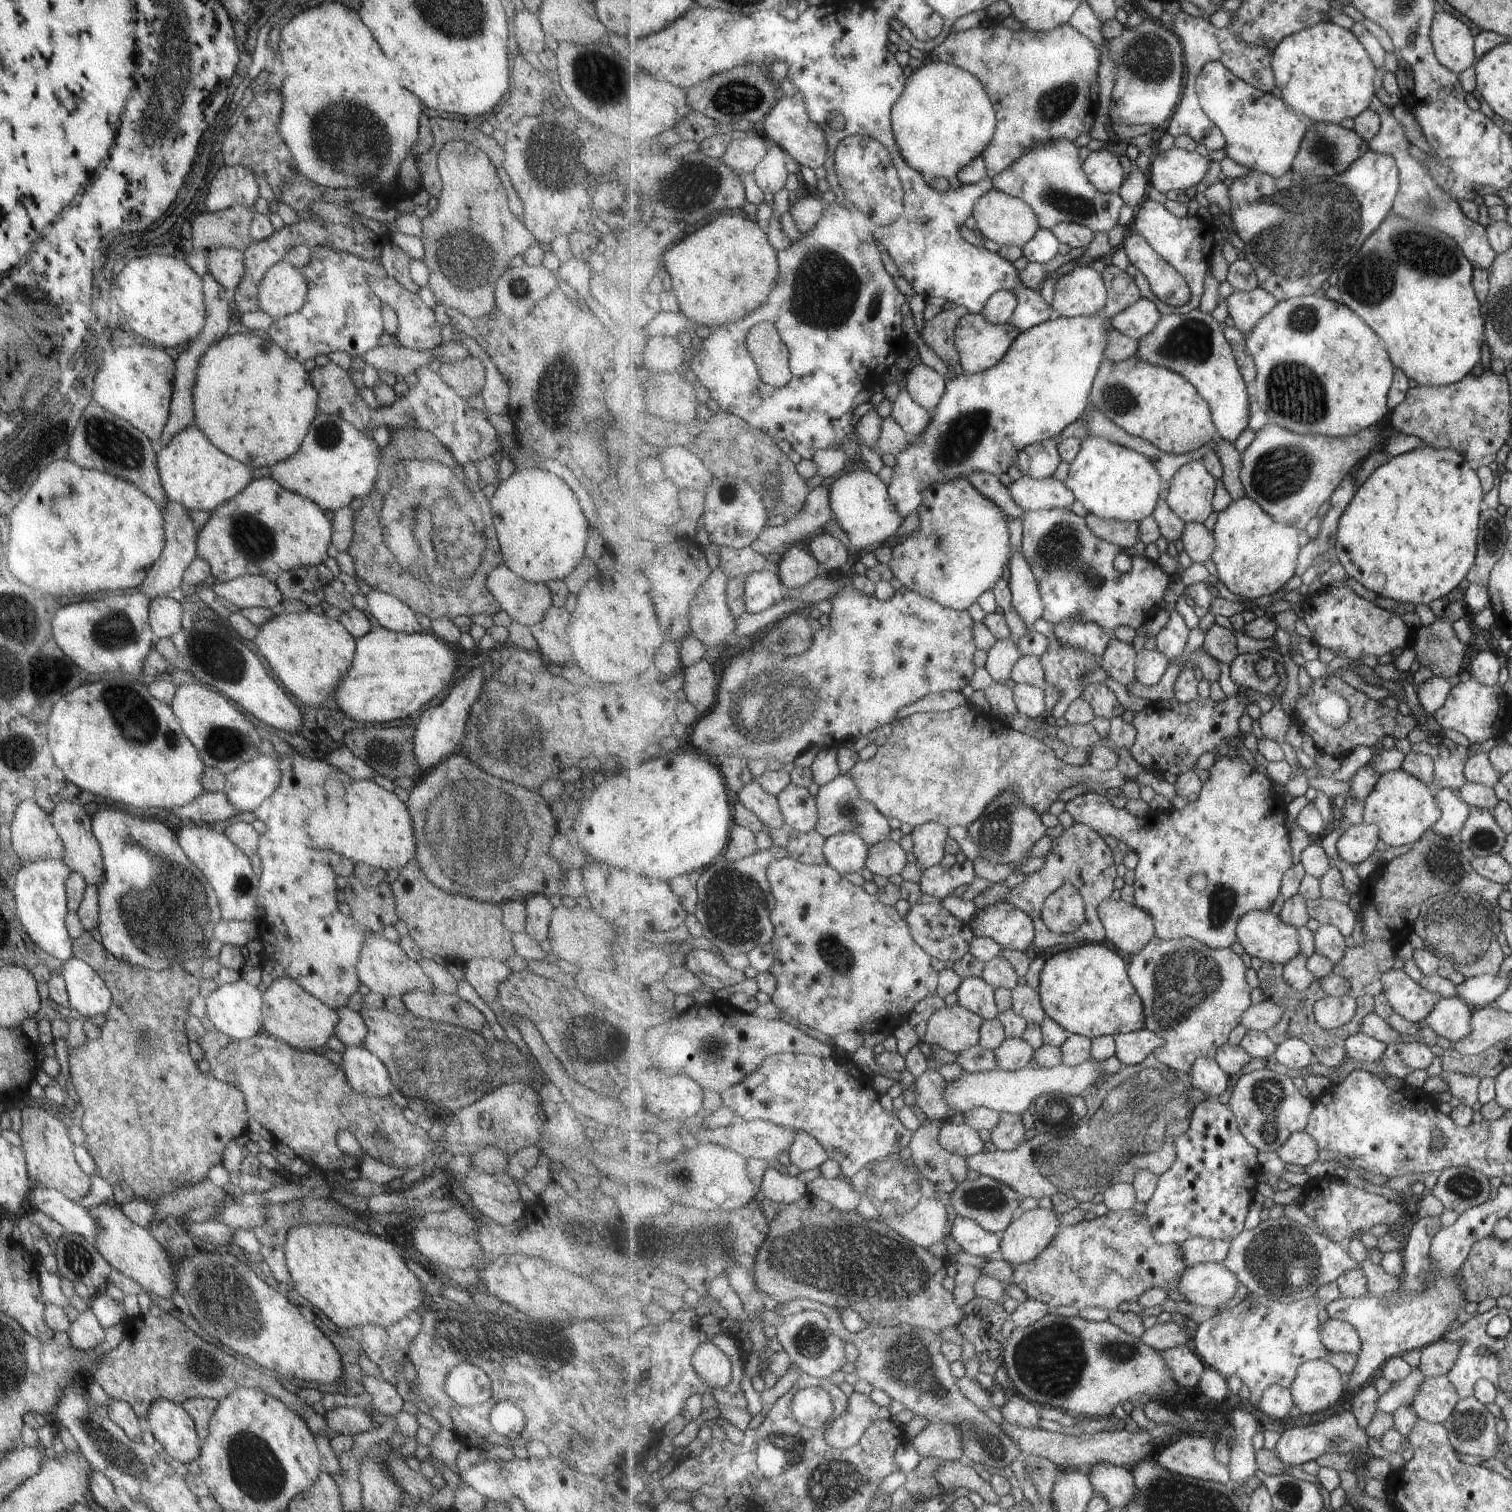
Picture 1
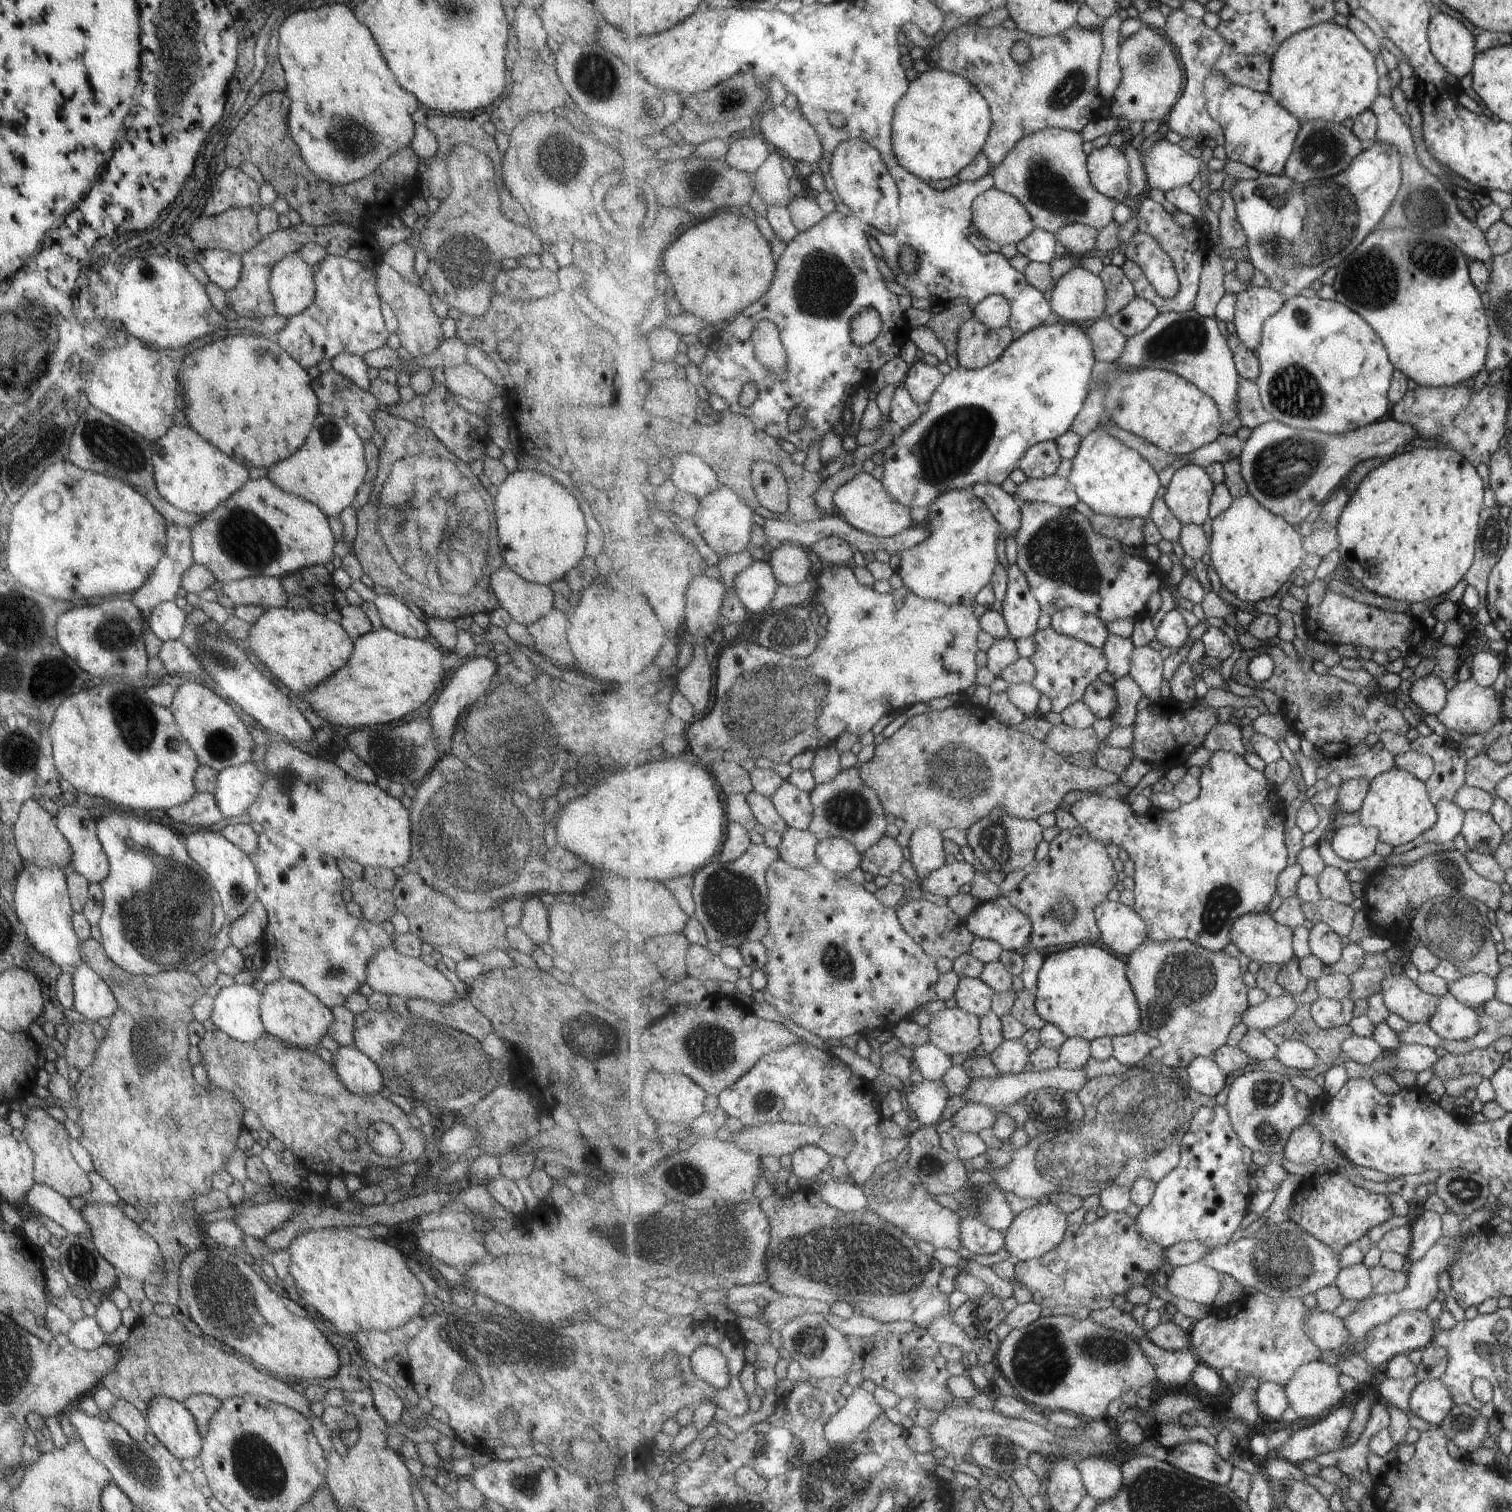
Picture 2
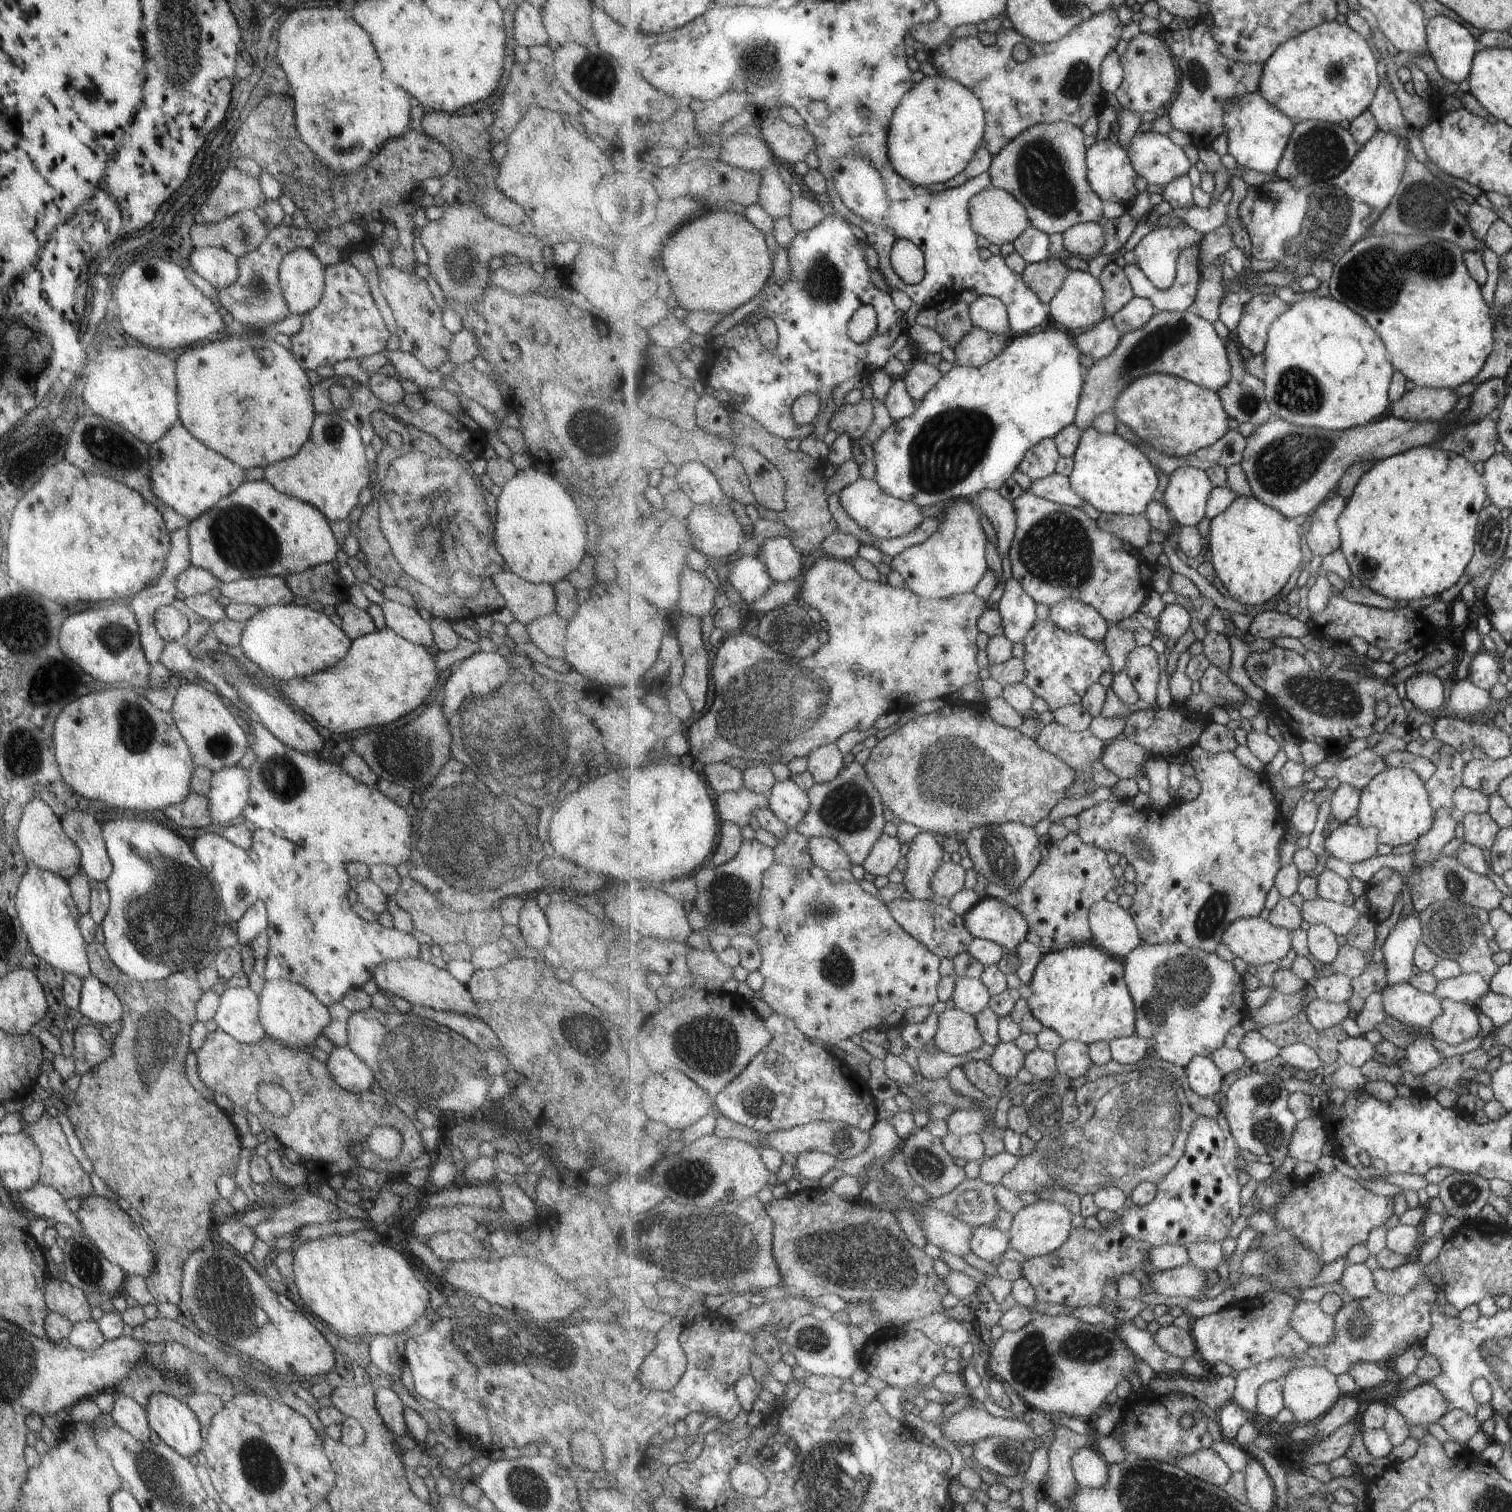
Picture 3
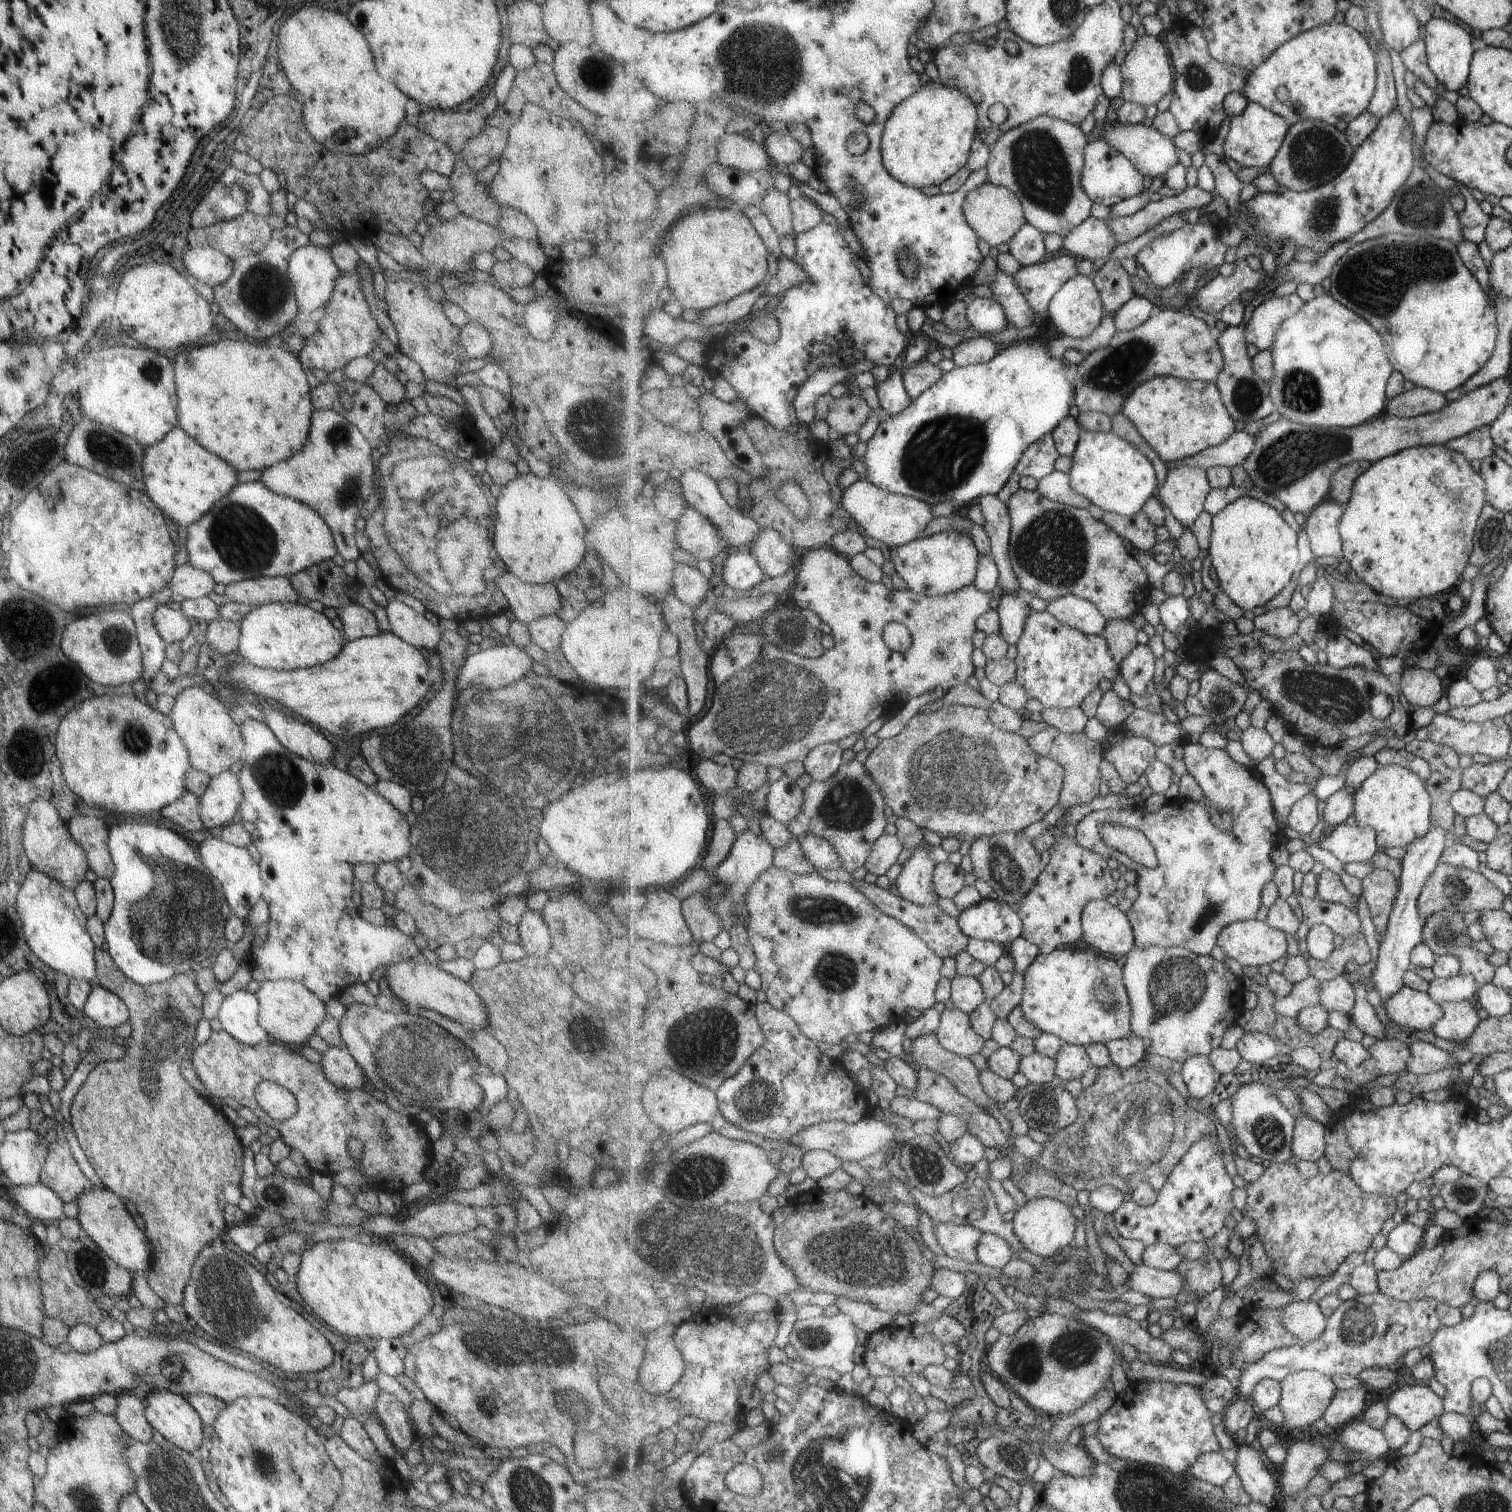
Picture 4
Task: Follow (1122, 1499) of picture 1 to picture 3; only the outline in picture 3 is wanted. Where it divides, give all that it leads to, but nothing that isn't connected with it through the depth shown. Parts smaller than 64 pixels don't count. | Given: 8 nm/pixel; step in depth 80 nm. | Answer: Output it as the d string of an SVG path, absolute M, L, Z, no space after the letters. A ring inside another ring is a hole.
M1083 1447L1073 1455L1071 1466L1078 1484L1098 1489L1109 1480L1109 1465L1095 1449Z

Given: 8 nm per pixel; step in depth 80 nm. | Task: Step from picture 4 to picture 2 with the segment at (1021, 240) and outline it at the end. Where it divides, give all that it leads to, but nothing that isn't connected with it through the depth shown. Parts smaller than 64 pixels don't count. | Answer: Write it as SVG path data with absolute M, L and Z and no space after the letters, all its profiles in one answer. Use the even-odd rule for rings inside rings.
M1035 229L1026 239L1018 242L1018 252L1026 256L1031 263L1049 263L1053 258L1058 258L1055 252L1057 246L1057 235L1055 233Z

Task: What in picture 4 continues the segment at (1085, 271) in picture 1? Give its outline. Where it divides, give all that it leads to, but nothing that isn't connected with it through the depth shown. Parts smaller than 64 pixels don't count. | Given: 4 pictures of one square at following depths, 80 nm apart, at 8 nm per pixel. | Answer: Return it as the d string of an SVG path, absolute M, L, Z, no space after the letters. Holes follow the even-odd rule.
M1079 274L1067 281L1052 301L1049 314L1062 335L1074 339L1091 336L1105 315L1092 276Z

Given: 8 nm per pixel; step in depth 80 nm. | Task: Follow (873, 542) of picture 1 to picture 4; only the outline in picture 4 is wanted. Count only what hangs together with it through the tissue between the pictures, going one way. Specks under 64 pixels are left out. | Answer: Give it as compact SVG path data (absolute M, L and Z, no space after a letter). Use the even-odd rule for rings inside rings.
M859 479L848 489L842 490L842 504L867 536L885 543L889 548L900 547L923 537L933 516L932 504L907 495L877 488L867 479Z

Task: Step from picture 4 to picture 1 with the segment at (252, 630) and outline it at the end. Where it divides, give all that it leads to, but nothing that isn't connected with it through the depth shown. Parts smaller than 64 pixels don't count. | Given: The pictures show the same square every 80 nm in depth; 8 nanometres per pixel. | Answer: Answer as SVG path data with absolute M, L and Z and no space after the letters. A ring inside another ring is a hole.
M279 610L257 630L253 644L263 655L285 690L307 706L332 706L331 696L351 666L356 639L337 620L306 611L284 614Z

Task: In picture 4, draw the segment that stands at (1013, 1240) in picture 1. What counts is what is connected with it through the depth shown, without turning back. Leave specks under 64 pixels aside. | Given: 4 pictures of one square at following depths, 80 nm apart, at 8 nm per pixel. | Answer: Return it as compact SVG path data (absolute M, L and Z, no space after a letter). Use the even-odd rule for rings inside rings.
M1041 1197L1026 1202L1013 1214L1016 1235L1025 1249L1033 1254L1054 1257L1073 1243L1078 1220L1070 1206L1054 1198Z

